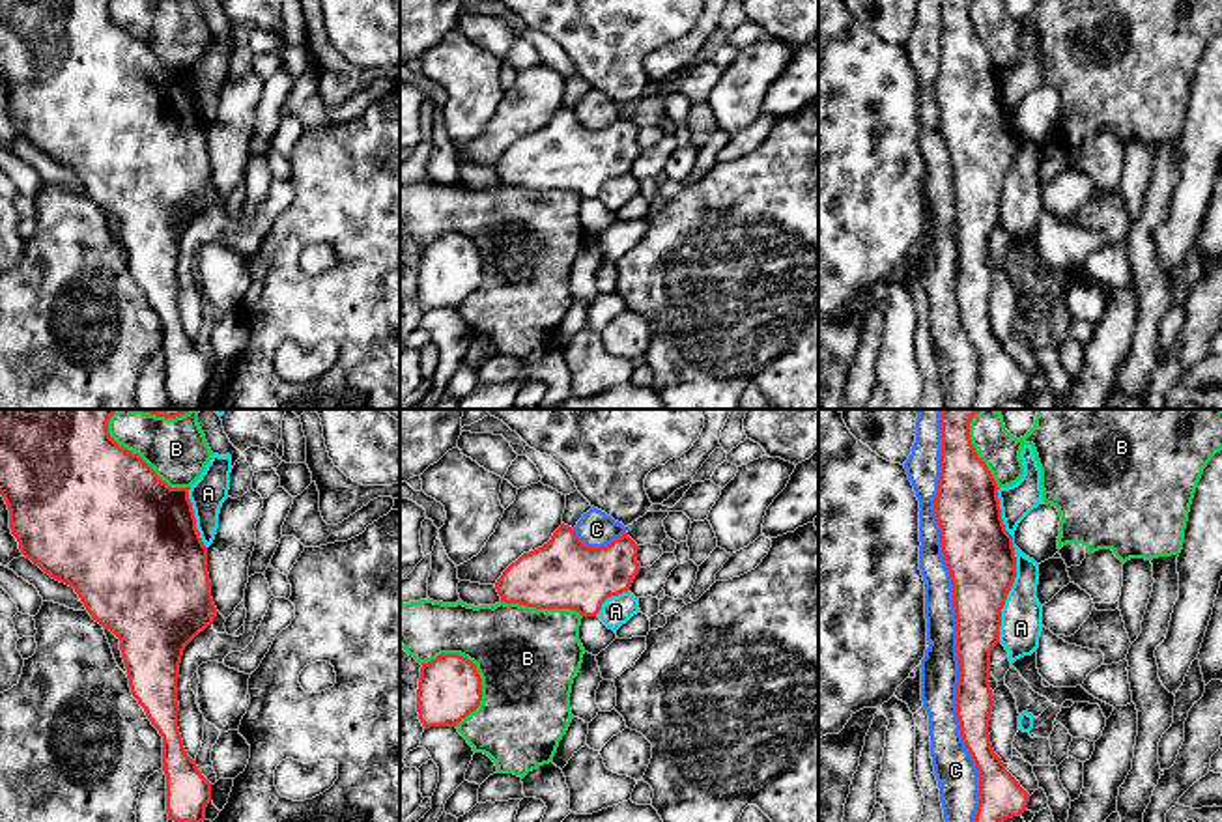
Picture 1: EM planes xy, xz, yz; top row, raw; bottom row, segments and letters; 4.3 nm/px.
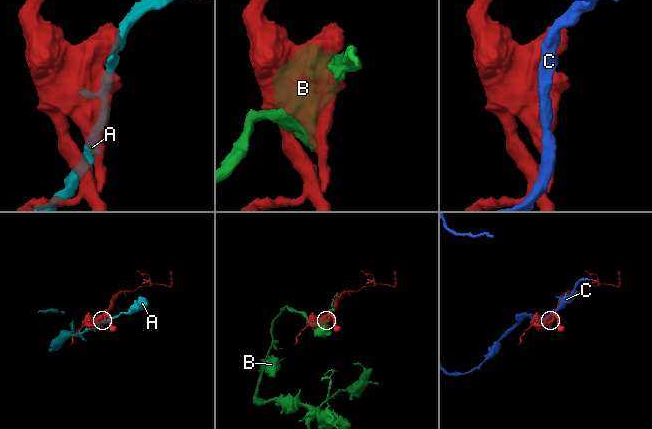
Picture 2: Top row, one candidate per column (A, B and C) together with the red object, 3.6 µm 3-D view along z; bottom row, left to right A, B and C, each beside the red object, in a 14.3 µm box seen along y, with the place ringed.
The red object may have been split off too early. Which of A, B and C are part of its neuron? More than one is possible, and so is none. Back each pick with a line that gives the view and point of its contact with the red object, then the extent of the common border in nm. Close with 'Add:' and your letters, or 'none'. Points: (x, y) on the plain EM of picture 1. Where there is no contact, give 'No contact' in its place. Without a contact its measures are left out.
Add: none

